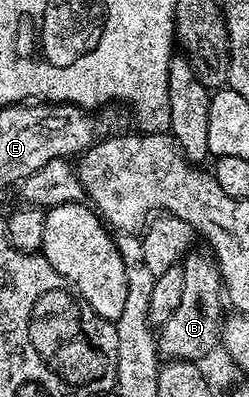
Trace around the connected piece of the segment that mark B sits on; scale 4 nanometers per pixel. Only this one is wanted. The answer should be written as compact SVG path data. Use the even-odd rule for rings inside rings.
M192 248L187 251L181 263L185 272L181 301L173 316L158 327L158 356L163 360L186 360L199 362L214 346L221 342L225 313L223 278L219 274L219 264L210 249Z

